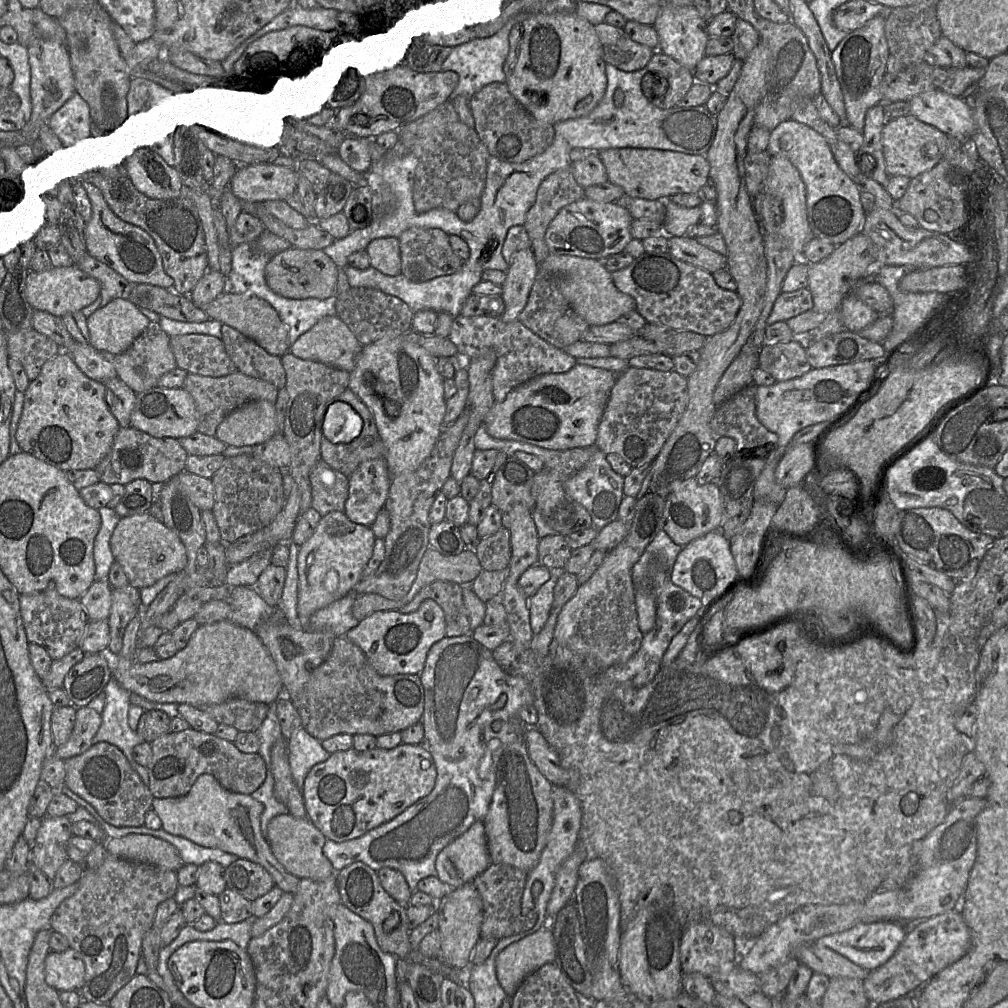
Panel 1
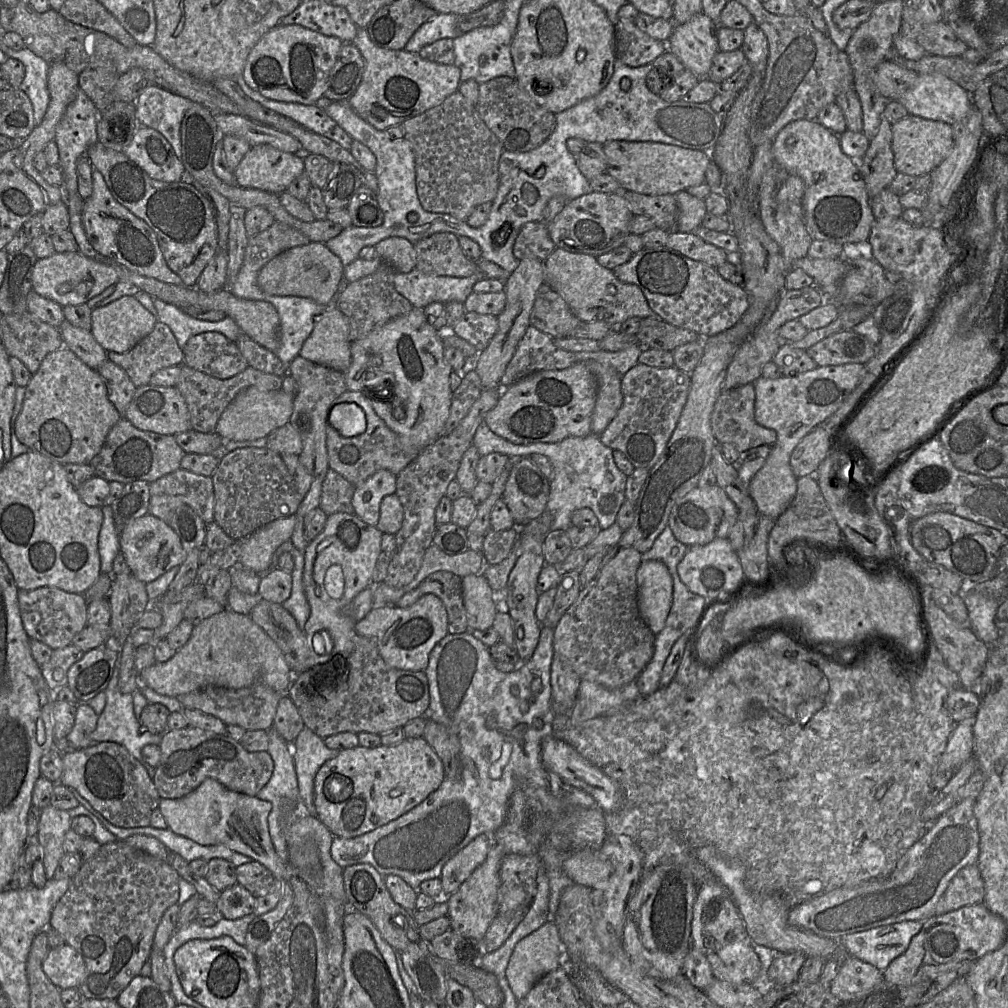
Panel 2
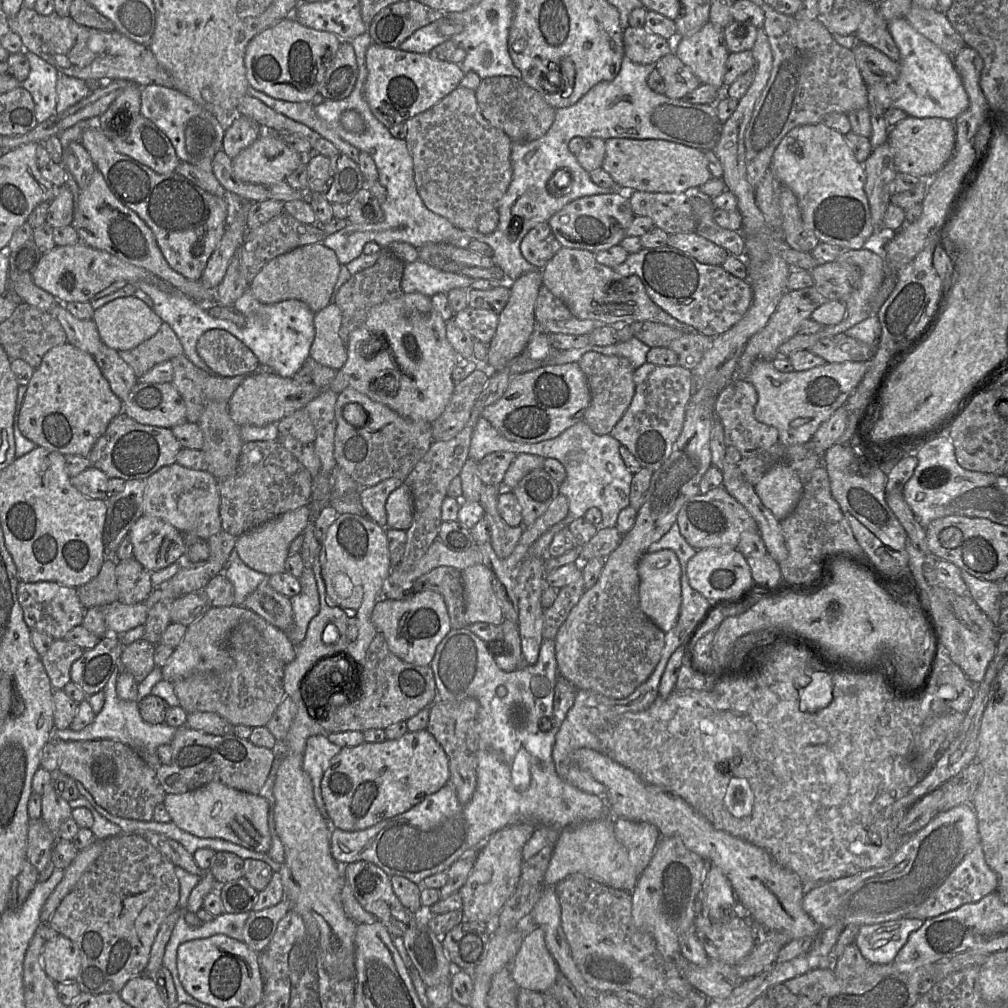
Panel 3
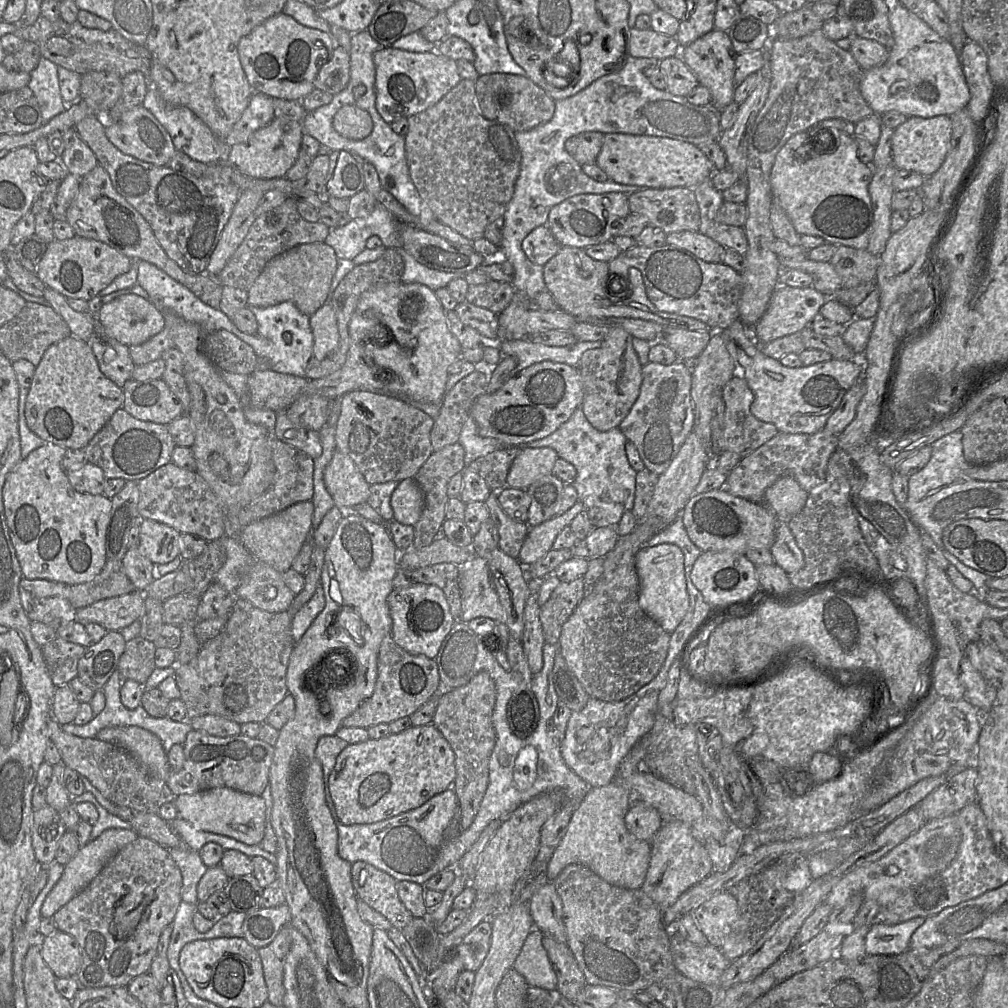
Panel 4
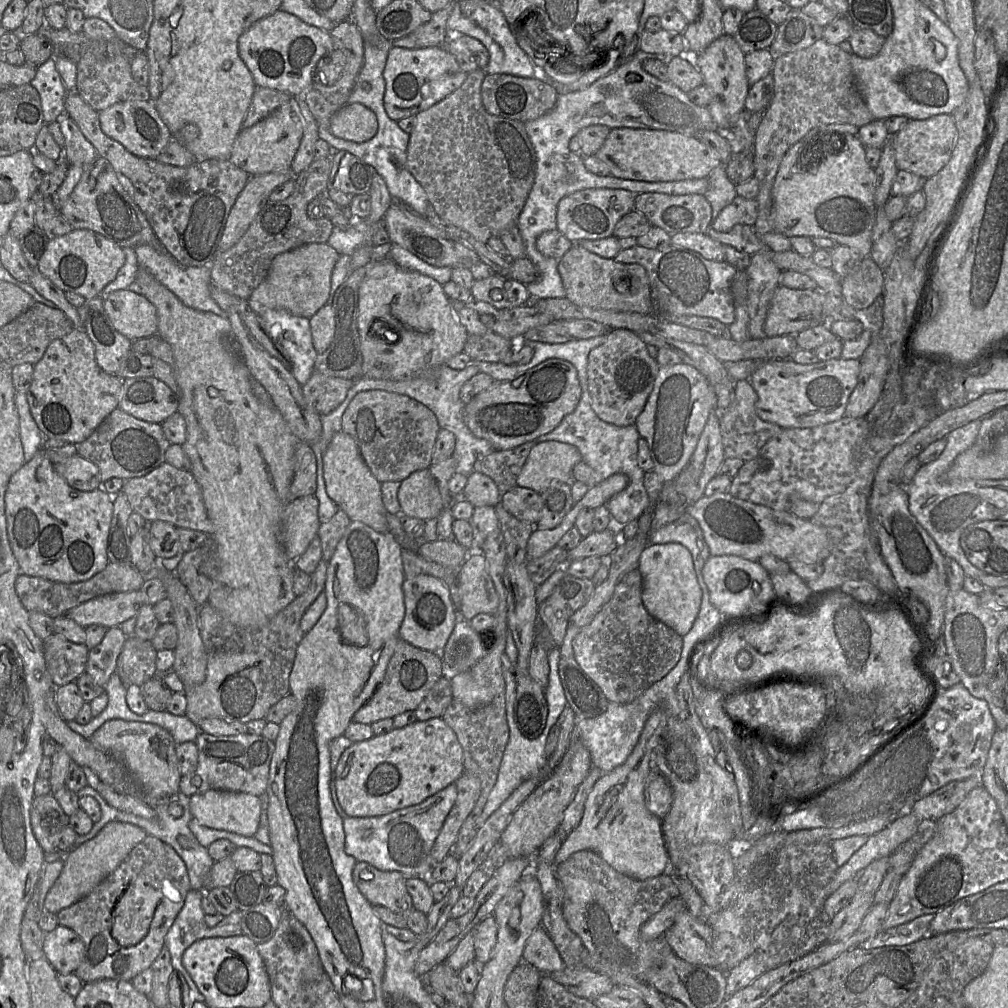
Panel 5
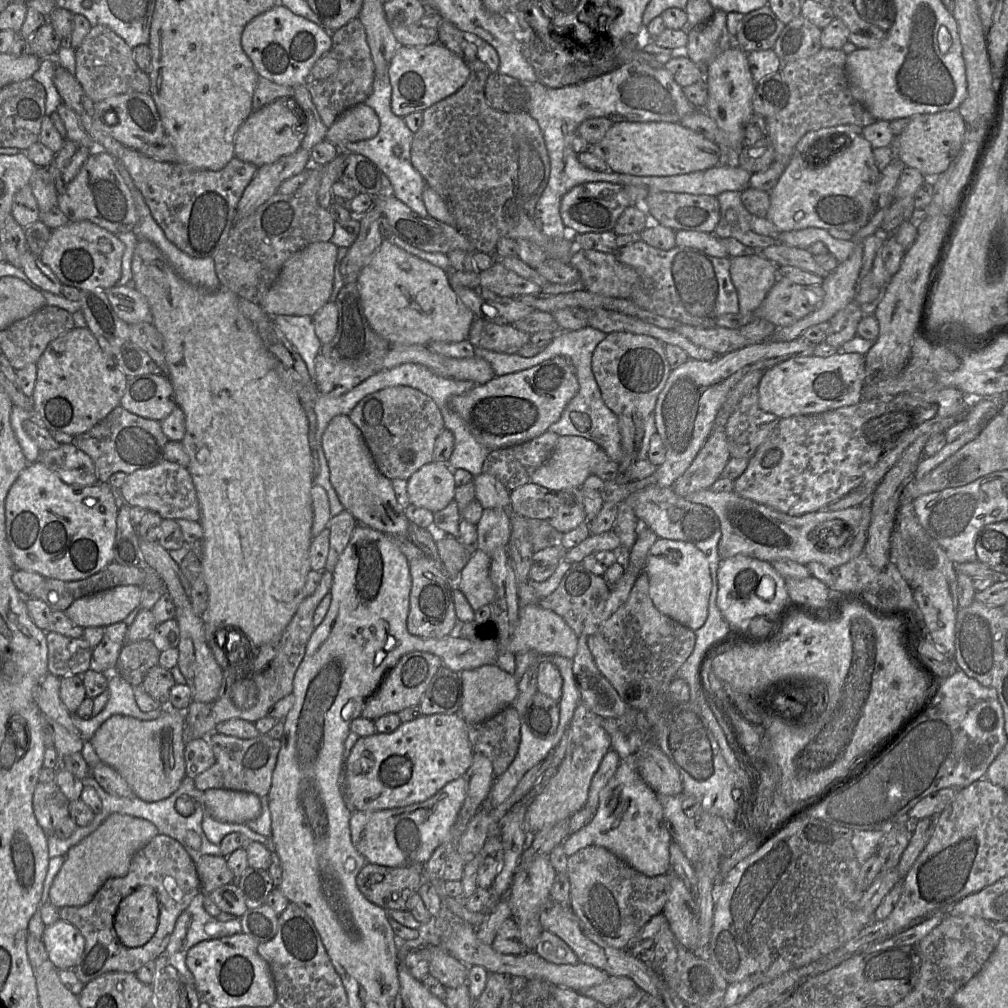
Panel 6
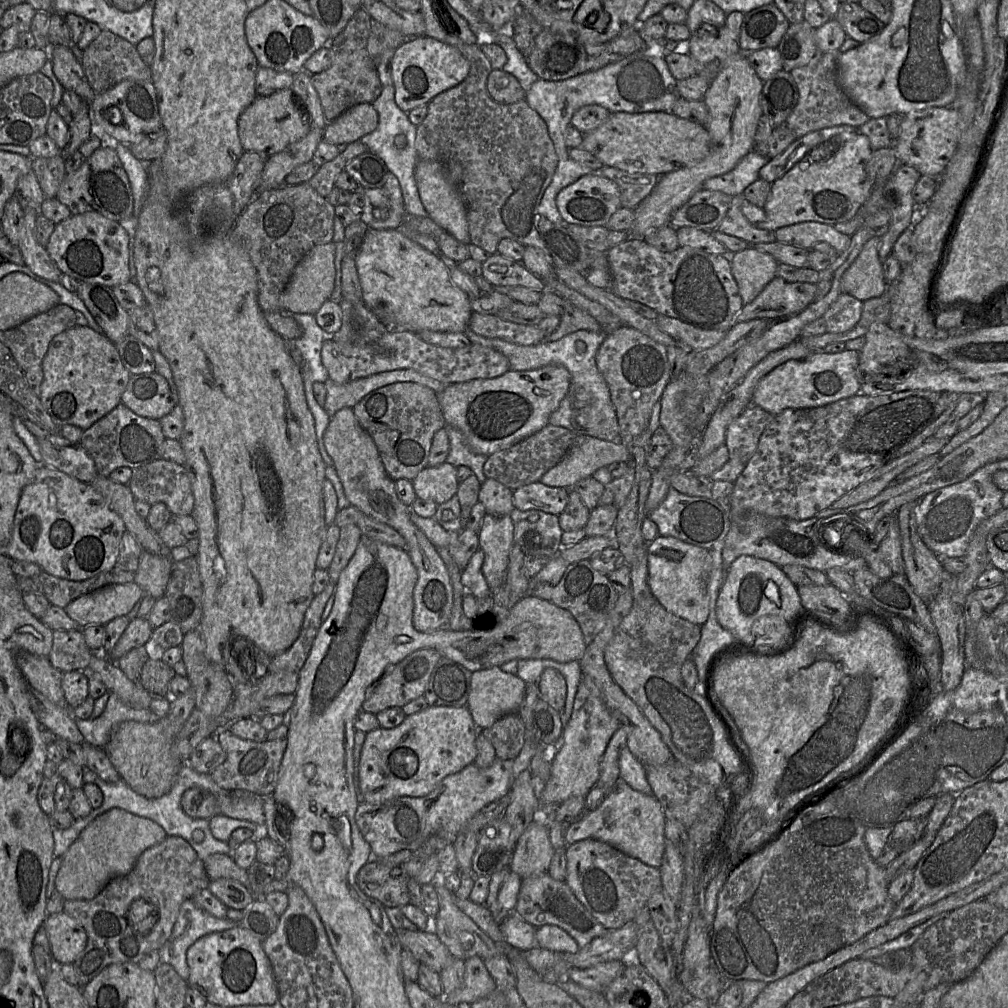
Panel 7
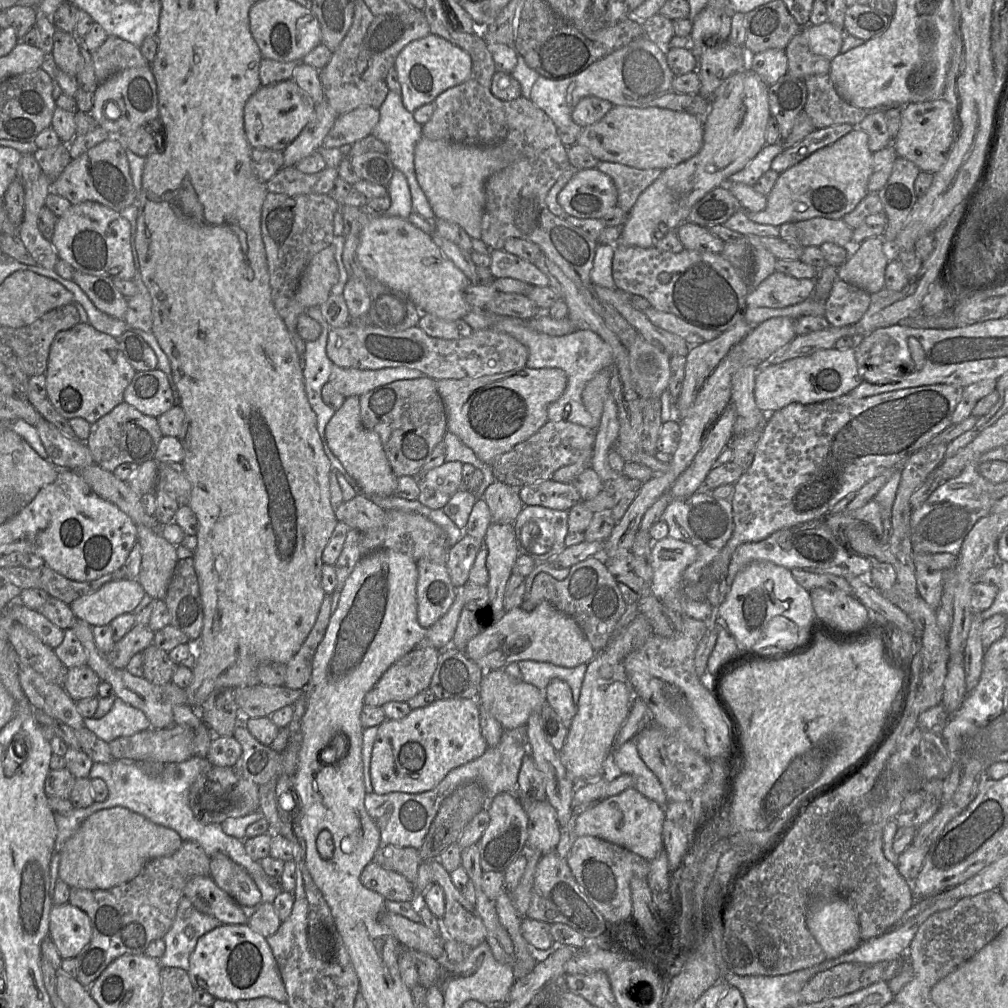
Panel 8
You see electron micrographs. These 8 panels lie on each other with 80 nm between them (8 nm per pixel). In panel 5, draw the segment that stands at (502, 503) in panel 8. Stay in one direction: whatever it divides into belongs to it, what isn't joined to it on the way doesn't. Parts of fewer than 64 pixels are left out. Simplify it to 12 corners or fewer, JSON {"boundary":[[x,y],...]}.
{"boundary":[[473,472],[462,494],[474,507],[501,504],[488,476]]}

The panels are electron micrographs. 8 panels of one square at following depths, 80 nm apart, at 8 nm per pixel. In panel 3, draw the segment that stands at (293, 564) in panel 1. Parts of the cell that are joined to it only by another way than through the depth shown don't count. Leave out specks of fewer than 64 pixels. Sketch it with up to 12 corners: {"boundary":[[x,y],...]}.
{"boundary":[[311,567],[299,577],[301,591],[290,598],[291,641],[299,645],[320,610]]}

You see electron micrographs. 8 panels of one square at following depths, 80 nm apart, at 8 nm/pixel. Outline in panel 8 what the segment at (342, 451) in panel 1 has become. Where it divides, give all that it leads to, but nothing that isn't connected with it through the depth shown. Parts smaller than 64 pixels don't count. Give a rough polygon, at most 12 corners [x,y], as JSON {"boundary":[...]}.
{"boundary":[[437,381],[360,396],[397,477],[419,477],[448,431]]}

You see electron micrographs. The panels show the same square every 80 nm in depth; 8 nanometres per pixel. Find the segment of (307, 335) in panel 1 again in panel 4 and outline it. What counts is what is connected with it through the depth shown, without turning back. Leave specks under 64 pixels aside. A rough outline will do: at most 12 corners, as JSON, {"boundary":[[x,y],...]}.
{"boundary":[[325,302],[310,316],[313,357],[325,359],[339,342],[336,312]]}

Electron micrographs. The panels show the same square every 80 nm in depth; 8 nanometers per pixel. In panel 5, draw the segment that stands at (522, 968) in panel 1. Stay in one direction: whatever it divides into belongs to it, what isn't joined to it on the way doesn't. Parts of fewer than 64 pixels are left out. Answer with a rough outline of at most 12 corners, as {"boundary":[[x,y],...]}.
{"boundary":[[540,926],[527,939],[522,960],[542,975],[564,969]]}

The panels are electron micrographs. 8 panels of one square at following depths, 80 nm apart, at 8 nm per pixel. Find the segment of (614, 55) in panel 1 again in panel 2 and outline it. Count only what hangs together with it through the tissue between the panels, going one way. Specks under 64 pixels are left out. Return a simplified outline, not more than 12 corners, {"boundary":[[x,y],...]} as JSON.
{"boundary":[[634,23],[614,25],[616,59],[650,64],[668,51]]}

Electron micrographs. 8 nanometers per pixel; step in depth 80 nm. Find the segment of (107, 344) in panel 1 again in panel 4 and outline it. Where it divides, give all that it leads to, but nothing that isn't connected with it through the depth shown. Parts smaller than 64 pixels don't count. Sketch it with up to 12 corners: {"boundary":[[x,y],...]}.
{"boundary":[[135,293],[103,304],[110,336],[141,344],[165,327],[164,313]]}

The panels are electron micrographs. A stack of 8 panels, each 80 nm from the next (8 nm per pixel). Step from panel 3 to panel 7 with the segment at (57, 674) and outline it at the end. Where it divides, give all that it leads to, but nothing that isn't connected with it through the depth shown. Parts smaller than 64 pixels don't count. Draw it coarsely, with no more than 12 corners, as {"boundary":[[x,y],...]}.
{"boundary":[[83,628],[53,631],[48,656],[62,673],[87,671]]}

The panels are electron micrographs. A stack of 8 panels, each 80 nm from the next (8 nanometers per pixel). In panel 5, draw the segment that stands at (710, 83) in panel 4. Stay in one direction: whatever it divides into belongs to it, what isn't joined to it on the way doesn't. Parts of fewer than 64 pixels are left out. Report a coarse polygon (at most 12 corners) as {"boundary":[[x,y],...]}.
{"boundary":[[723,34],[693,57],[727,133],[748,113],[745,55]]}

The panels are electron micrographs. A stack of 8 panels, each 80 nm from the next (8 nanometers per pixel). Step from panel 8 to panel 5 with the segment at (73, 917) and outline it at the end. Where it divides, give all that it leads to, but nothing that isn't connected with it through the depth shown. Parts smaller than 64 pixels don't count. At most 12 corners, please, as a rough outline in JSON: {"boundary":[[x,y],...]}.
{"boundary":[[59,925],[45,933],[43,956],[58,974],[75,973],[84,944]]}

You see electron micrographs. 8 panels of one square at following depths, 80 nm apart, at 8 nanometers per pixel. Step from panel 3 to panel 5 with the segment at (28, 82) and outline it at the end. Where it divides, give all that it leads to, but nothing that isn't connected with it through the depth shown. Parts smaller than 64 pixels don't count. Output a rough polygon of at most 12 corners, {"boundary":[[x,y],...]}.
{"boundary":[[54,56],[41,64],[31,85],[44,123],[65,115],[66,89]]}

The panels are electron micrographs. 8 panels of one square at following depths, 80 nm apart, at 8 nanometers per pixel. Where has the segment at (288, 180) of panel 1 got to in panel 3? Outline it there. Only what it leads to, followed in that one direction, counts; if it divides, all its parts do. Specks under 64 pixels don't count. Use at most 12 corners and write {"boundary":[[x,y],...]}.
{"boundary":[[264,129],[231,160],[252,184],[284,181],[303,162],[277,133]]}

